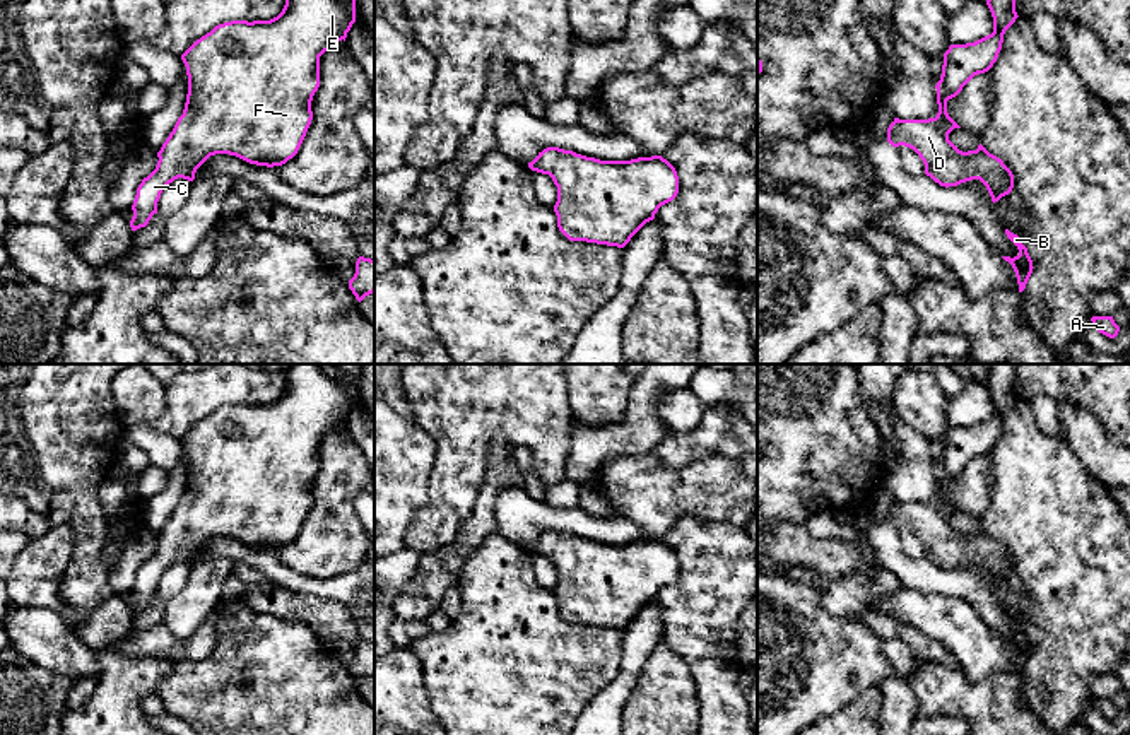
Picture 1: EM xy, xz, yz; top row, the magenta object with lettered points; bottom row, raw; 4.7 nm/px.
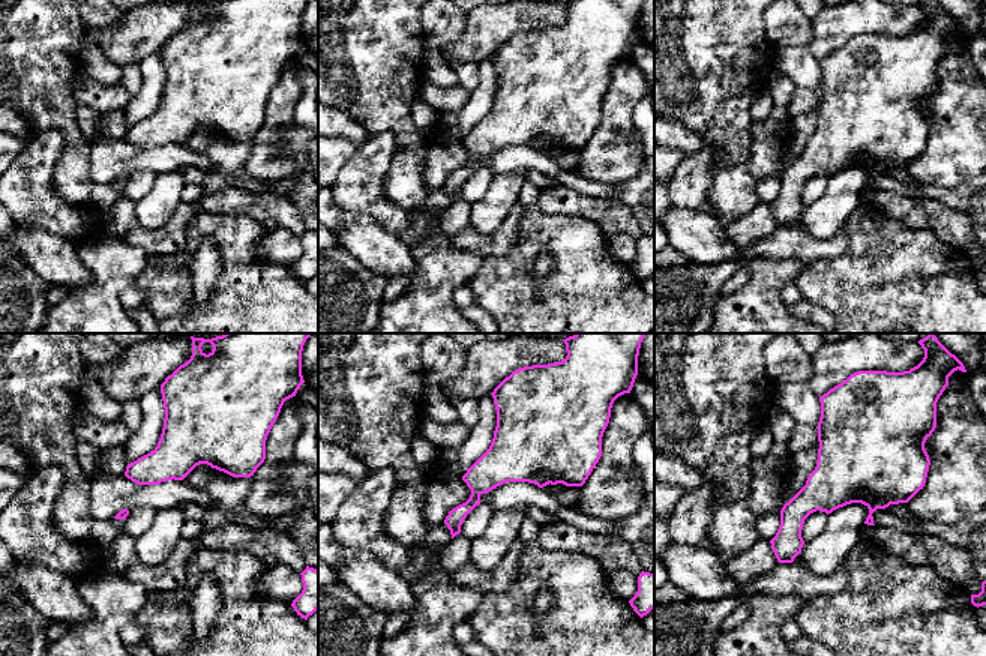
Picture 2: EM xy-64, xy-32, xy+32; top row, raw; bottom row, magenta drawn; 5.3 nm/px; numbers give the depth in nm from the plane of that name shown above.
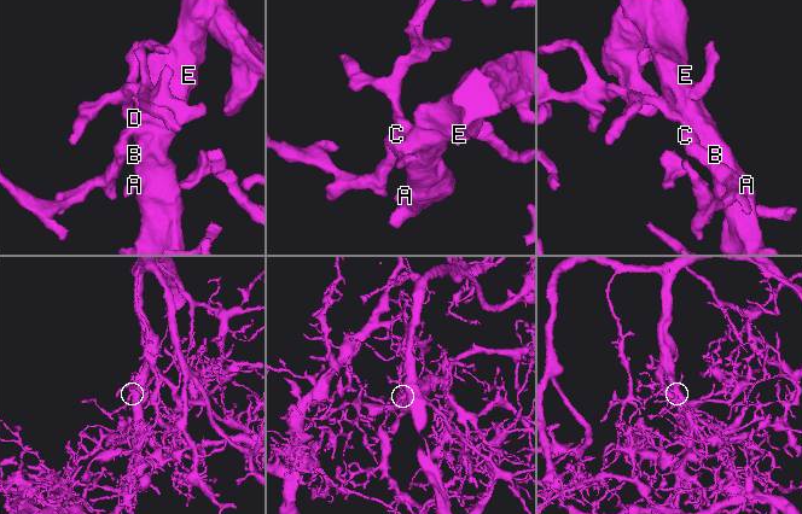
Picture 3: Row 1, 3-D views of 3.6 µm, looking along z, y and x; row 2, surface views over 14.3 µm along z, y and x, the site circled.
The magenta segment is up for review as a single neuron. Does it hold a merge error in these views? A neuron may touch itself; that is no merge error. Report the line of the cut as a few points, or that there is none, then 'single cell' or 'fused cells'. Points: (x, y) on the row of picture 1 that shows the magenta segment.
no cut | single cell

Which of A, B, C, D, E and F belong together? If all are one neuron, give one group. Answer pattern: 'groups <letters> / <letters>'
groups A B C D E F

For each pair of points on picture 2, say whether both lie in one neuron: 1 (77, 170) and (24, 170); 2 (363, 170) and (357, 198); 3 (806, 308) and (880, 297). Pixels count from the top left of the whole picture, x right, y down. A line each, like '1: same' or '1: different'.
1: different
2: same
3: different

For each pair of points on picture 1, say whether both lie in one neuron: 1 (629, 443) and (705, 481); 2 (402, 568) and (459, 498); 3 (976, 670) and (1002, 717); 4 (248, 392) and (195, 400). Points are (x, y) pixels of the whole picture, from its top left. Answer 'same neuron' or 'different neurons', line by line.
1: different neurons
2: different neurons
3: different neurons
4: same neuron

